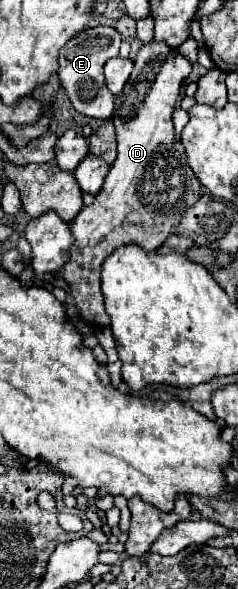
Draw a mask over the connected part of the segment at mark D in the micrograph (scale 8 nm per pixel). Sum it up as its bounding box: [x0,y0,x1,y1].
[61,41,203,327]

